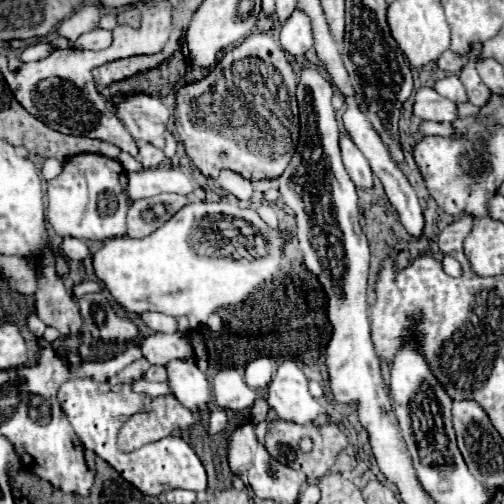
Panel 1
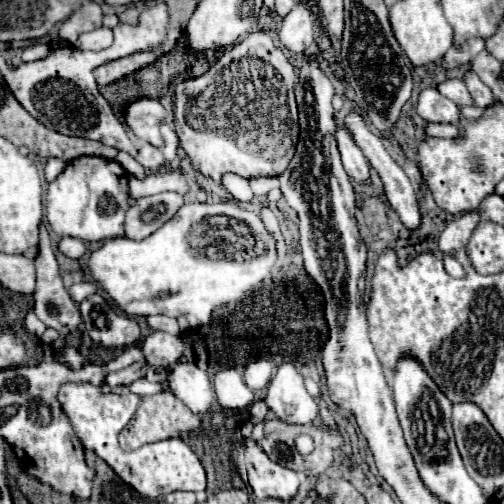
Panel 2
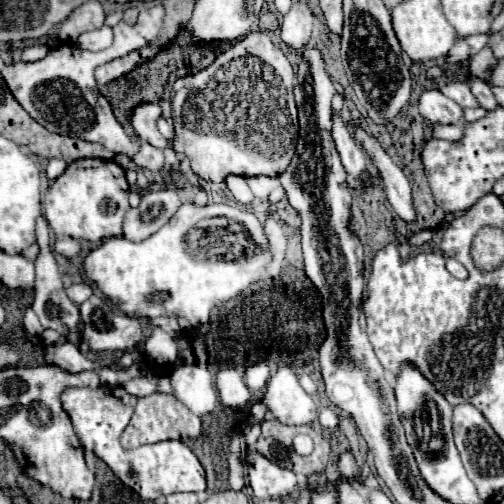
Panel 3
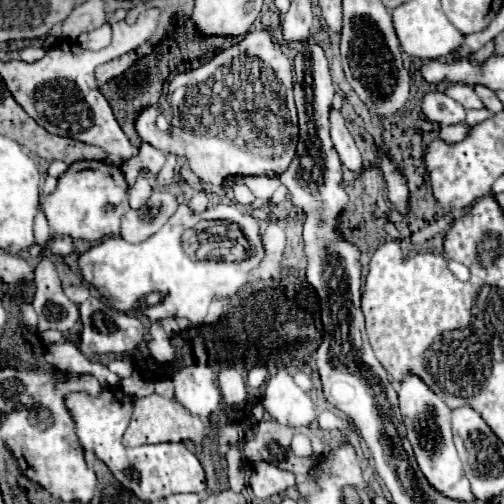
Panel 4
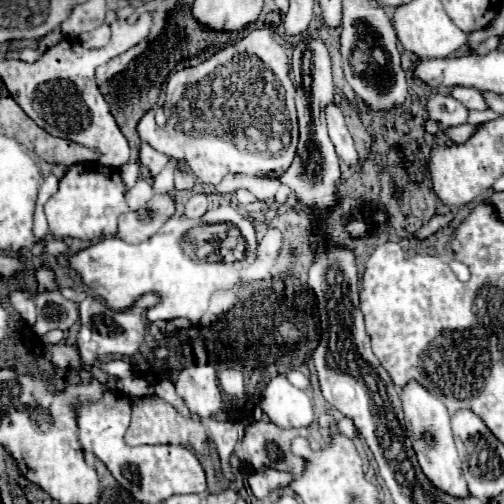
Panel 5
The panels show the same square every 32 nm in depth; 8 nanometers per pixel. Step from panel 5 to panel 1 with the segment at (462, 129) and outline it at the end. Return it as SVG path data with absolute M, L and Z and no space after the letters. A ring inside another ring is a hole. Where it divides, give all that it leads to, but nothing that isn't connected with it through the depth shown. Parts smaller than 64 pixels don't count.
M422 122L420 130L424 136L454 136L456 134L452 124L440 124L440 122Z

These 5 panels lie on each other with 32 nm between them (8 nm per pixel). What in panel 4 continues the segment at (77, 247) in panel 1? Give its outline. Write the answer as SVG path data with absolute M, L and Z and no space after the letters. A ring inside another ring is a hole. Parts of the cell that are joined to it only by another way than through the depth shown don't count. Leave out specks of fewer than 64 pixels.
M54 238L54 242L48 244L48 250L54 256L66 256L74 250L74 246L72 246L72 240L68 240L68 238Z

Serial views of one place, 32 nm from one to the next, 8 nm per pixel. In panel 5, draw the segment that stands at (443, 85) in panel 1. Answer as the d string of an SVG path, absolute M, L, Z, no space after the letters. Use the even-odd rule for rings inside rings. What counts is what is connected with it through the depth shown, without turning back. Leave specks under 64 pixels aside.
M456 86L456 88L452 88L450 96L460 100L468 110L488 110L486 98L474 88L460 88L460 86Z

